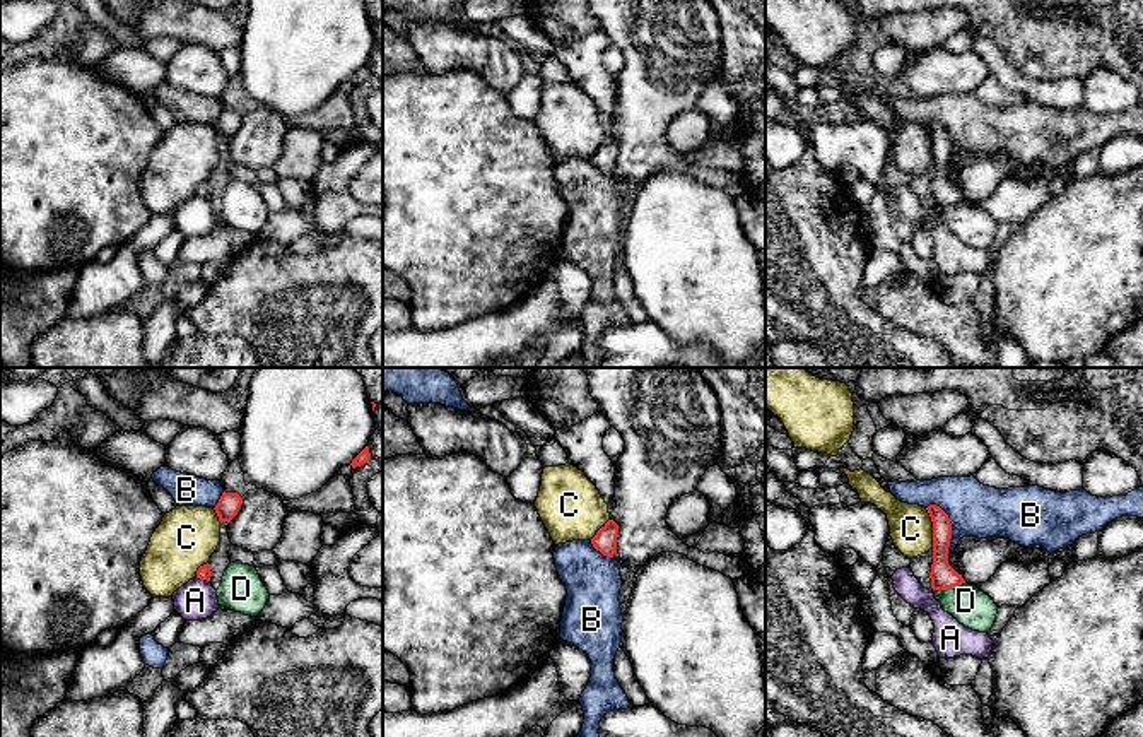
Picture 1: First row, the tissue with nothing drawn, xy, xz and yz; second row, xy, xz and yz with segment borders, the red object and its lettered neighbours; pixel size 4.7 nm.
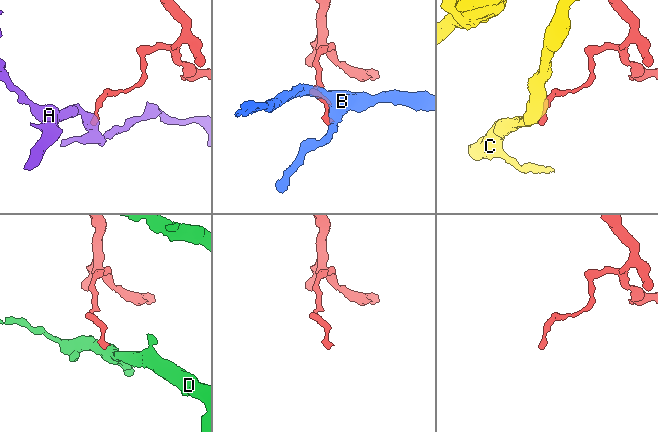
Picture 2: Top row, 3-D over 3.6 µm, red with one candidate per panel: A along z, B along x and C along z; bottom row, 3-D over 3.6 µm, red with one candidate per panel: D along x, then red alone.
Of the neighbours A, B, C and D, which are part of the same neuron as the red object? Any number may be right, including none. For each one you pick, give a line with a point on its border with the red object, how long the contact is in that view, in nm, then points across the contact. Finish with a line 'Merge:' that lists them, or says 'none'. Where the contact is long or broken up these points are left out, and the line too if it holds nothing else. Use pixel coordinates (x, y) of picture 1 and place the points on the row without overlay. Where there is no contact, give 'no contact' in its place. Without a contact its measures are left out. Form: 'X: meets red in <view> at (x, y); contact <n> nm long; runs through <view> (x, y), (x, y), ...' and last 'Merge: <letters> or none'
Merge: none

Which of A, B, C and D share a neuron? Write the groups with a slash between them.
A / B / C / D

